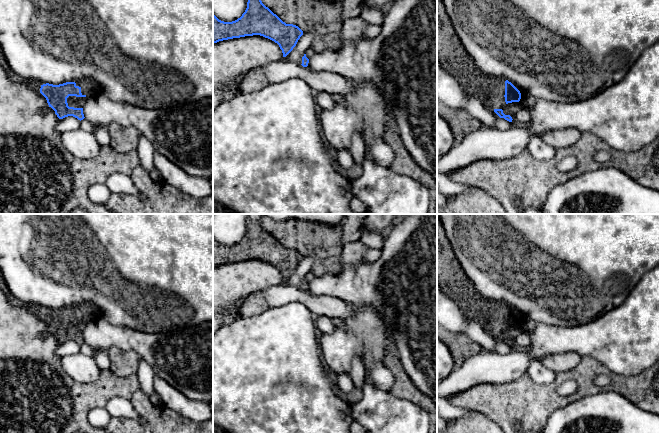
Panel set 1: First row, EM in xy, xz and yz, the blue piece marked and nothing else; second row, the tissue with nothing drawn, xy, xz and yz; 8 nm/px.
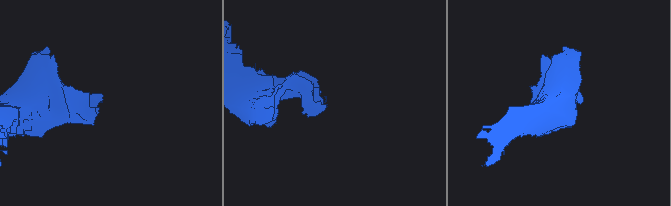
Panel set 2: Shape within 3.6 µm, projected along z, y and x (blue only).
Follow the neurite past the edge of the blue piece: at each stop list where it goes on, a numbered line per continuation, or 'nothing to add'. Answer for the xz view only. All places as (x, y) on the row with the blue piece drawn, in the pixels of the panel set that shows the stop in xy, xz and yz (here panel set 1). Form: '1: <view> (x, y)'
nothing to add

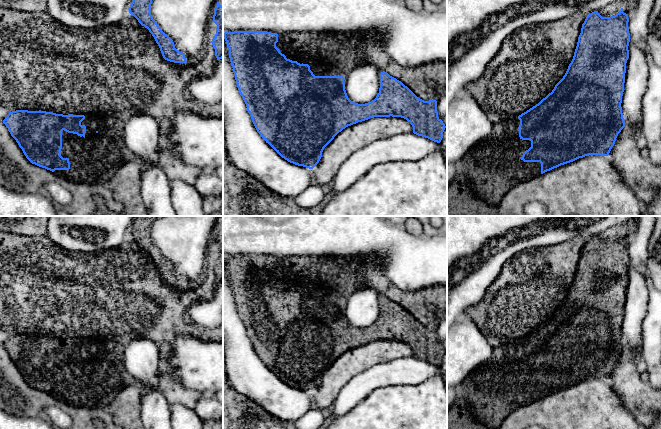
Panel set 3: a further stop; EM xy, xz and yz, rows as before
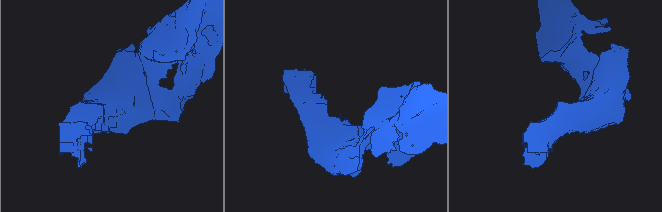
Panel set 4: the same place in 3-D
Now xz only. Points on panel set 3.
1: xz (319, 68)

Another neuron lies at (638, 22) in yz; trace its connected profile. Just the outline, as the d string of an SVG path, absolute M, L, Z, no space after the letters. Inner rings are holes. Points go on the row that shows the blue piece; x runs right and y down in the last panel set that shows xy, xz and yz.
M636 0L628 22L630 40L633 41L646 55L648 64L647 90L642 99L642 134L649 149L648 159L656 166L661 165L661 69L657 67L649 53L646 37L648 22L655 0Z

